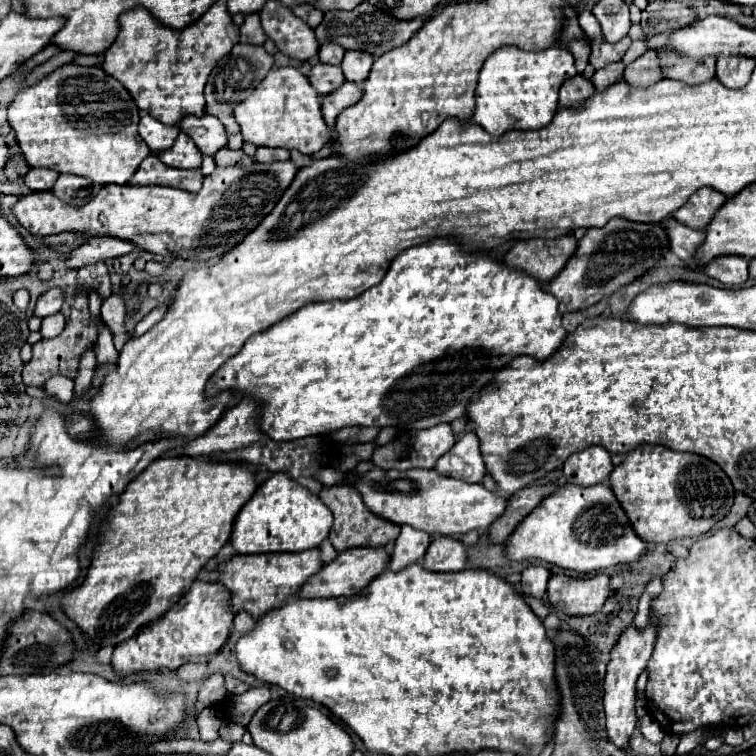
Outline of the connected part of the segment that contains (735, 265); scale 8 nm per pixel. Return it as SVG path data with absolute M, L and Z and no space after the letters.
M720 256L704 266L704 272L726 286L744 284L748 280L748 260L742 256Z

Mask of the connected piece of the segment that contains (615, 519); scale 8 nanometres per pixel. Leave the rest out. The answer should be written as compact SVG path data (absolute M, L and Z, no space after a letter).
M566 484L556 488L556 492L546 496L546 500L518 524L504 548L508 560L538 558L584 574L636 562L644 550L646 542L634 534L626 512L608 484L594 484L588 488Z

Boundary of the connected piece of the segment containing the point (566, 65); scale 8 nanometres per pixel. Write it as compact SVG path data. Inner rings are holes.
M514 46L500 48L480 70L472 122L486 128L492 136L502 136L510 128L542 128L558 110L558 90L570 76L576 76L576 66L572 54L564 48L552 46L542 52L524 52Z

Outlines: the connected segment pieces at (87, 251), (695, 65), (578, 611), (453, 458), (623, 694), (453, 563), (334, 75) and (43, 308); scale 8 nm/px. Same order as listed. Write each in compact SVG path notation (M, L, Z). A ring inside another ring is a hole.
M96 236L96 238L88 238L82 246L78 246L76 250L70 252L66 266L72 270L78 270L86 264L96 264L96 262L104 262L108 258L118 258L124 256L128 252L132 252L136 246L120 240L120 238L108 238L108 236Z
M658 50L658 58L660 58L660 68L662 68L662 78L682 80L690 86L698 86L698 84L714 78L716 56L708 56L702 60L686 60L682 56L674 58L674 52L670 52L670 50Z
M606 574L592 578L552 576L548 582L548 600L552 608L570 616L596 614L610 596L608 582L610 578Z
M466 432L464 438L460 442L456 442L450 448L450 452L446 452L442 456L442 460L436 462L436 470L442 476L450 476L450 478L466 480L470 484L478 484L484 478L486 468L482 462L476 434Z
M652 624L646 626L646 630L636 630L630 626L610 652L610 662L606 670L606 680L604 680L604 714L606 714L606 726L608 726L608 738L612 744L618 744L624 748L624 744L630 740L634 728L636 728L636 712L634 712L634 702L636 702L636 680L640 672L646 668L652 648L654 648L654 638L656 638L656 628Z
M438 536L430 542L422 566L432 572L458 572L464 570L466 560L466 548L460 540Z
M318 62L316 66L312 66L312 70L308 72L308 80L310 80L310 84L312 84L322 96L334 92L336 88L340 88L340 86L346 82L346 78L344 78L340 66L322 64L322 62Z
M52 288L48 292L44 292L38 302L36 302L36 308L34 308L34 314L38 318L46 318L46 316L52 316L56 312L60 312L62 308L62 302L64 302L64 296L62 296L62 290L60 288Z

